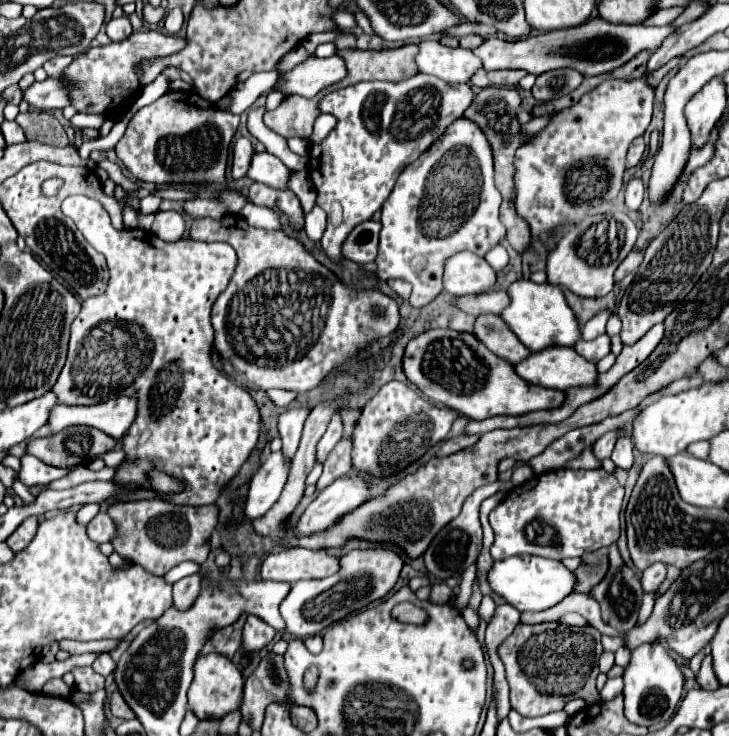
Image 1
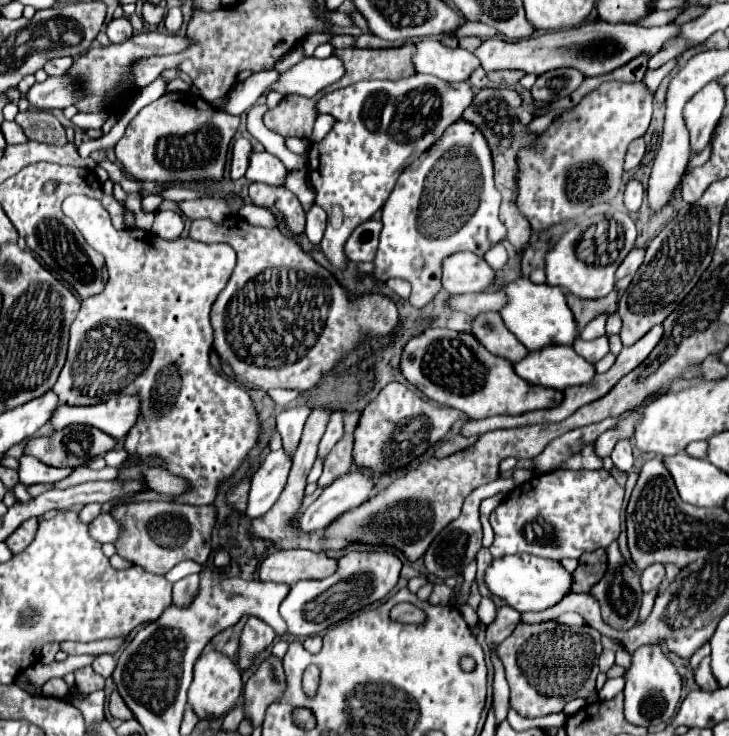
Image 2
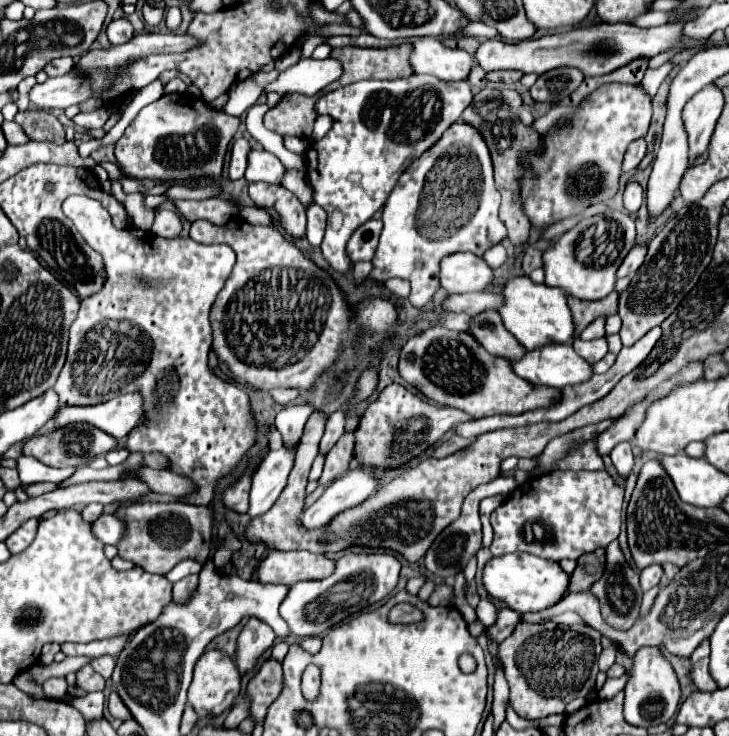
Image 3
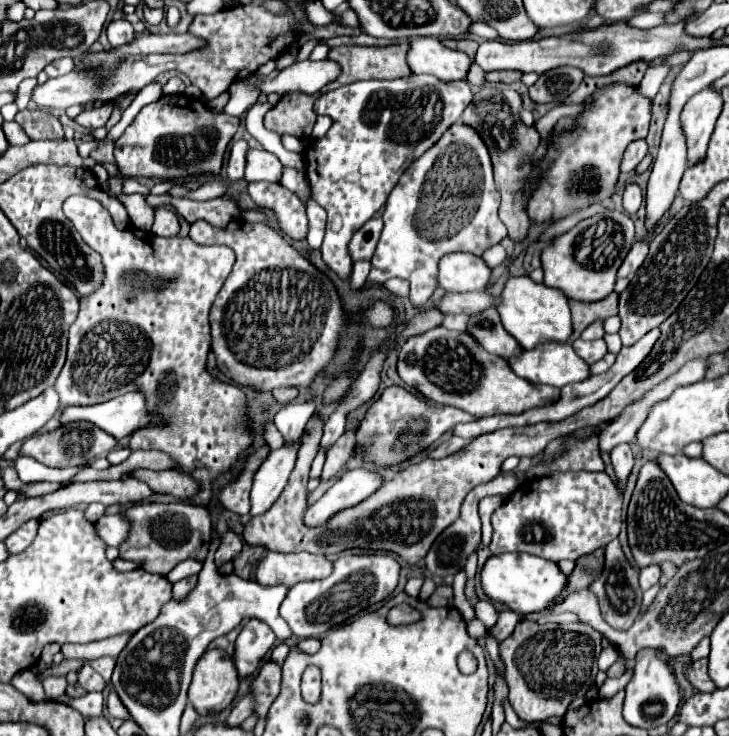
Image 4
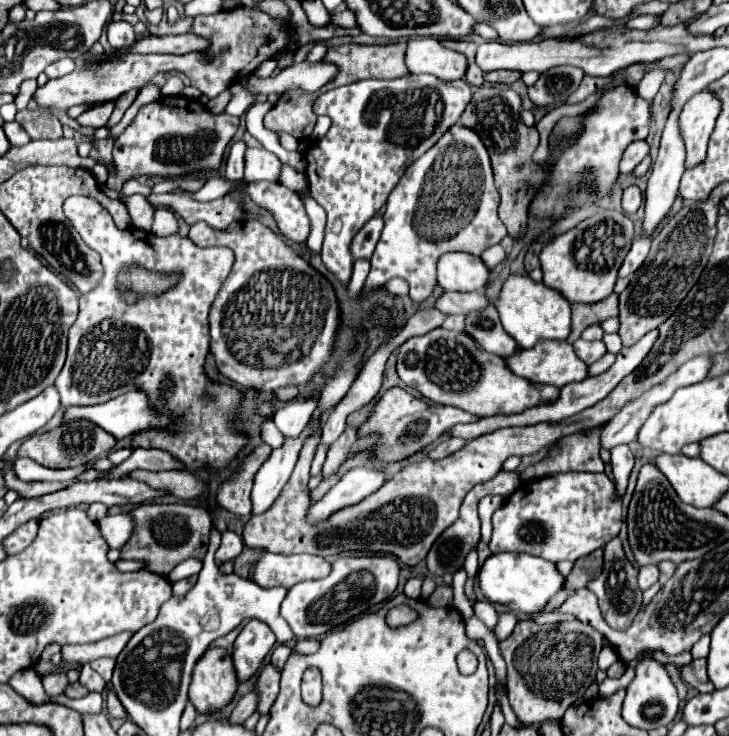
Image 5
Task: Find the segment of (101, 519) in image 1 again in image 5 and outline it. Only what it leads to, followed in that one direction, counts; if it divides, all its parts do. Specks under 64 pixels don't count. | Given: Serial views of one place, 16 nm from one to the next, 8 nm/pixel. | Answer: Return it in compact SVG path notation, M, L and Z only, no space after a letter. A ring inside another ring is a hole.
M126 512L120 514L108 514L106 518L102 518L100 522L100 530L104 532L104 538L108 540L110 548L120 550L132 536L136 522L132 516L128 516Z

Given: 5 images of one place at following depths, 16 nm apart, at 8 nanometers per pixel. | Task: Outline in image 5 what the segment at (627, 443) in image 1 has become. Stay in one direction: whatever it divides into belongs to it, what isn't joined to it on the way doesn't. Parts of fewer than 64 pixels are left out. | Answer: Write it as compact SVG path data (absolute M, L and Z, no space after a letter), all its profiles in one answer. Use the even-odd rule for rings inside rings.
M620 444L620 446L612 448L610 466L612 466L612 480L614 480L616 496L624 498L626 486L628 486L628 476L634 468L634 456L632 456L632 452L626 444Z

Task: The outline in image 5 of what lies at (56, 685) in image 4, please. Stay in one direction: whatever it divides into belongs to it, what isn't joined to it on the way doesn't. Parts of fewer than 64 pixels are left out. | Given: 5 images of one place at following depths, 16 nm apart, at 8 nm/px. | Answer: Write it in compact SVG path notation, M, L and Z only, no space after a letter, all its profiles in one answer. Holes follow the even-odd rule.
M46 674L42 678L42 684L44 684L44 690L48 696L58 696L68 686L68 678L66 678L66 674Z

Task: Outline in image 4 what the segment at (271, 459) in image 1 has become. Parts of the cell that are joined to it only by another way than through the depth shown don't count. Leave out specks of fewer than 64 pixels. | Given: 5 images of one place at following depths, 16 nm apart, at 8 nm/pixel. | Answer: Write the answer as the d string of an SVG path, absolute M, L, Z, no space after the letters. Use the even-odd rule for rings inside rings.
M304 434L294 442L284 442L282 448L272 450L270 456L262 462L260 470L254 476L254 486L250 494L250 502L252 502L250 516L264 514L276 502L296 464L296 452L302 444L302 438Z

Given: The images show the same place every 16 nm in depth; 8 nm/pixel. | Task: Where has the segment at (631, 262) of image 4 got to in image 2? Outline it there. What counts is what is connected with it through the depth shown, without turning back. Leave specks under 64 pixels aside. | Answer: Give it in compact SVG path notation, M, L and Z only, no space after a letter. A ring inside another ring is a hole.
M632 248L632 252L624 258L624 262L620 264L618 272L616 272L616 278L624 278L626 274L630 274L632 270L636 272L644 260L644 254L646 254L646 248Z

